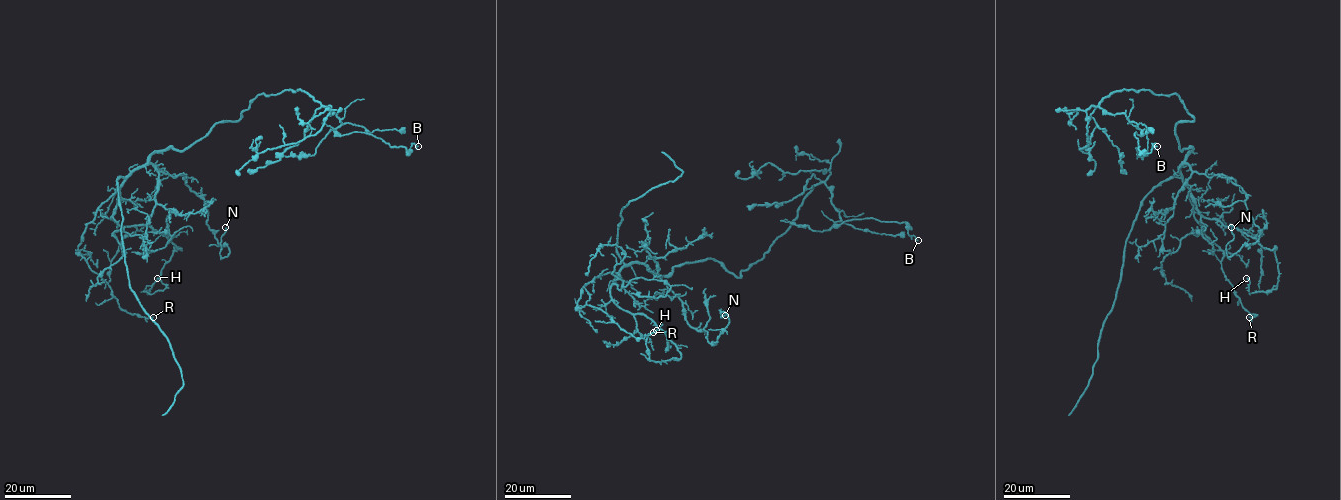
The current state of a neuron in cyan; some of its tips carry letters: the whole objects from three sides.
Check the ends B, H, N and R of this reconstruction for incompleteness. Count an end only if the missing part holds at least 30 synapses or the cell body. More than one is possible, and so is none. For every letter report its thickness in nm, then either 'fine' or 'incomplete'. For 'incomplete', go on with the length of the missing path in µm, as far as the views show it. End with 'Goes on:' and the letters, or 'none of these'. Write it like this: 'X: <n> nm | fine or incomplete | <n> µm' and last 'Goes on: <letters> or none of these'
B: 70 nm | fine
H: 140 nm | fine
N: 130 nm | fine
R: 100 nm | fine
Goes on: none of these

